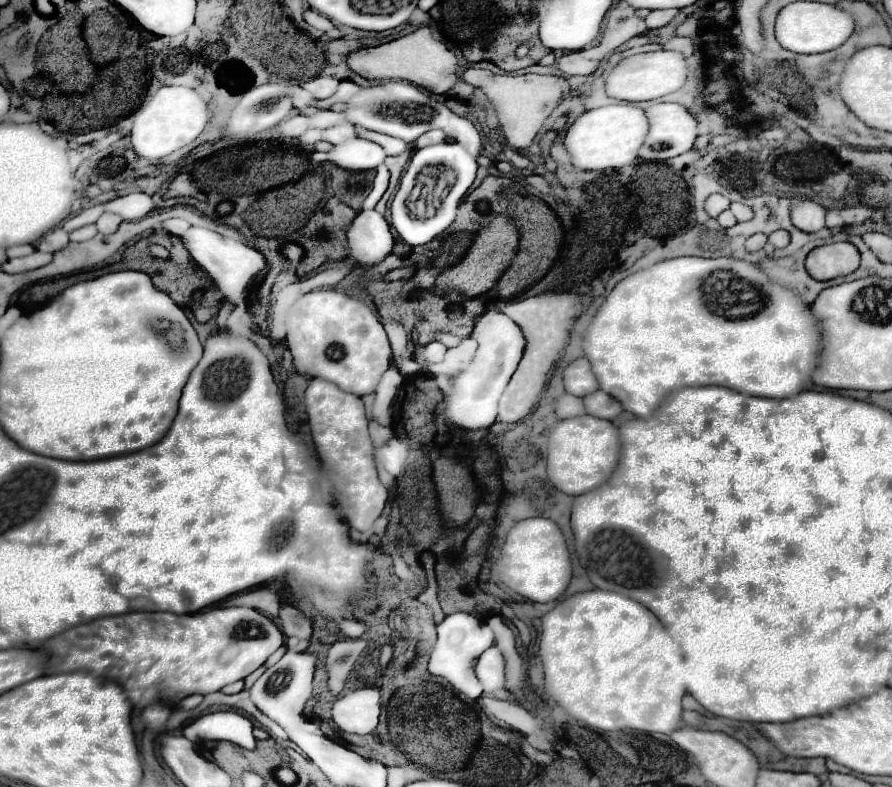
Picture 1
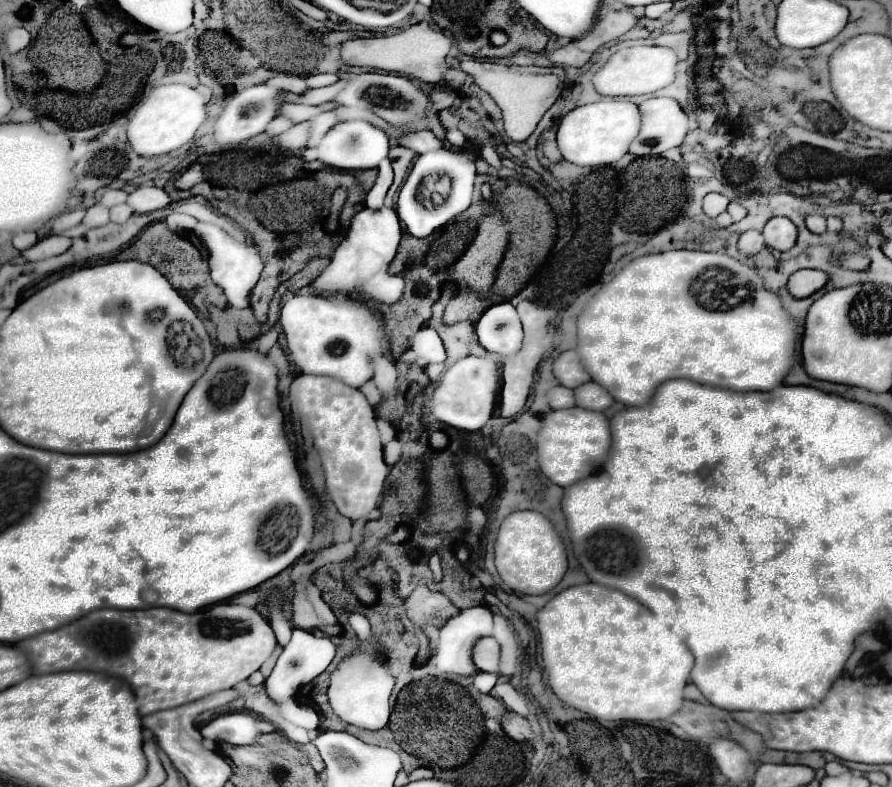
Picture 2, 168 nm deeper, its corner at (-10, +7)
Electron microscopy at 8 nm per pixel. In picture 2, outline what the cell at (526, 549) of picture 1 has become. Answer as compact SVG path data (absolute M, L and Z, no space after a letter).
M513 512L497 530L495 568L503 586L515 594L545 594L553 590L567 572L567 554L553 524L539 512Z

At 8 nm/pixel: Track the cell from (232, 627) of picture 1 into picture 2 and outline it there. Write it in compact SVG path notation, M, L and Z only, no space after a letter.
M215 604L207 610L201 610L201 612L193 612L193 614L185 614L185 612L175 612L171 608L145 608L145 610L97 610L97 612L89 612L89 616L83 616L67 626L61 628L65 634L81 640L81 642L87 642L91 644L95 650L97 650L97 662L93 662L93 670L97 672L105 672L105 674L113 674L113 676L119 676L123 680L129 682L129 686L133 688L135 696L137 696L137 706L139 706L139 714L141 716L147 716L147 714L153 714L153 712L159 712L159 710L169 710L169 708L177 708L181 704L189 704L189 702L195 702L195 700L201 700L209 694L215 694L215 692L221 692L221 690L227 690L227 688L233 688L235 684L239 684L241 680L247 680L255 670L259 670L259 666L269 658L269 654L273 652L273 648L277 646L277 640L275 640L275 634L269 626L269 622L255 610L255 608L247 608L247 606L237 606L237 604Z

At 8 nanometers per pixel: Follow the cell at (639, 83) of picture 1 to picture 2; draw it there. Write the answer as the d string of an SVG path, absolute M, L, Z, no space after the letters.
M631 46L617 50L603 68L599 68L591 82L593 88L603 96L633 96L633 94L651 94L669 86L675 80L677 70L677 54L669 48L659 46Z

